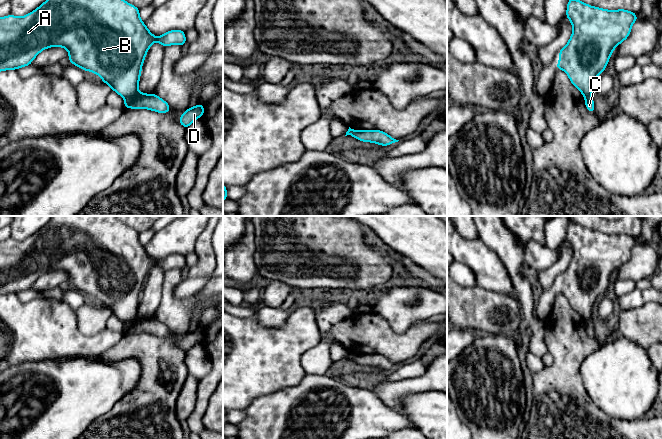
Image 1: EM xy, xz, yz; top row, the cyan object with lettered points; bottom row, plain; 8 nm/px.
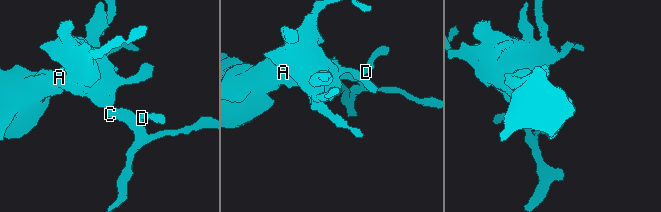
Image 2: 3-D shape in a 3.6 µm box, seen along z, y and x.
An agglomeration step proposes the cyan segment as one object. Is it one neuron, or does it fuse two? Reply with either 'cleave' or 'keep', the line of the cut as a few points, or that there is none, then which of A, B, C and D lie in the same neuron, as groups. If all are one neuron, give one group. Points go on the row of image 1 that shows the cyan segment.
cleave | xy (138, 92), (125, 98) | A B / C D

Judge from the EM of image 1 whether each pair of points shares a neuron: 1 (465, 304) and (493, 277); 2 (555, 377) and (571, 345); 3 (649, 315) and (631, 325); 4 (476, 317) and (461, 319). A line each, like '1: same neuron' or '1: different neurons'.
1: different neurons
2: same neuron
3: same neuron
4: same neuron

